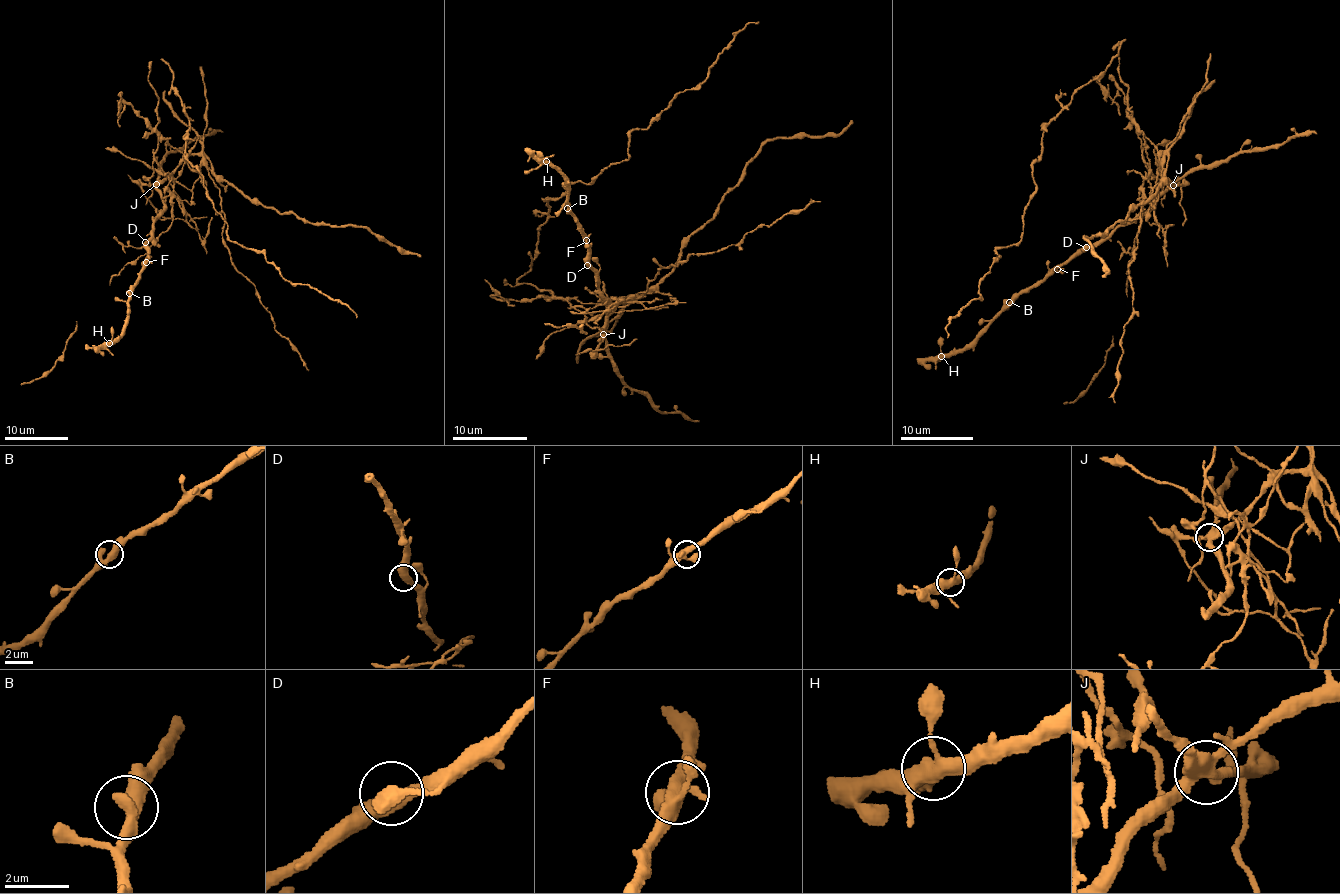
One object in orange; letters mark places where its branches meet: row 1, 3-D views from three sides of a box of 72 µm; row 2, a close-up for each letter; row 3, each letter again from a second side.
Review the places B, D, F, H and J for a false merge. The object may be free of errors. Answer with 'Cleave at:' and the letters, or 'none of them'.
Cleave at: J

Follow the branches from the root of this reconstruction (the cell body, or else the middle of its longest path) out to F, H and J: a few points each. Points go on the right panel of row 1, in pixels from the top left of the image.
F: (1118, 43), (1117, 73), (1127, 87), (1141, 156), (1166, 189), (1149, 209), (1057, 269)
H: (1118, 43), (1117, 73), (1127, 87), (1141, 156), (1165, 191), (1144, 213), (1019, 295), (985, 331), (941, 356)
J: (1118, 43), (1117, 73), (1127, 87), (1128, 109), (1141, 140), (1145, 165), (1162, 182), (1163, 191), (1173, 185)

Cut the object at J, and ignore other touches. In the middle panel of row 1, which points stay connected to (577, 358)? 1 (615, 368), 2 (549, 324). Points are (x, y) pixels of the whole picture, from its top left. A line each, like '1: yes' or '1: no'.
1: no
2: no

